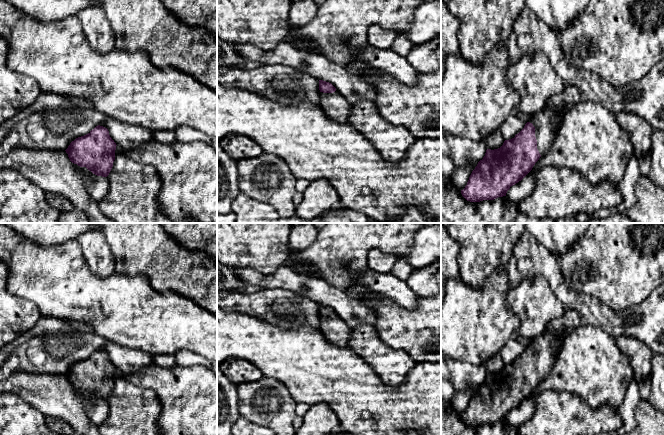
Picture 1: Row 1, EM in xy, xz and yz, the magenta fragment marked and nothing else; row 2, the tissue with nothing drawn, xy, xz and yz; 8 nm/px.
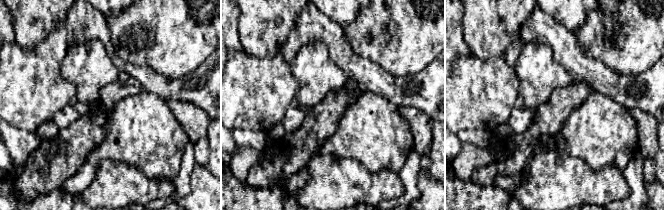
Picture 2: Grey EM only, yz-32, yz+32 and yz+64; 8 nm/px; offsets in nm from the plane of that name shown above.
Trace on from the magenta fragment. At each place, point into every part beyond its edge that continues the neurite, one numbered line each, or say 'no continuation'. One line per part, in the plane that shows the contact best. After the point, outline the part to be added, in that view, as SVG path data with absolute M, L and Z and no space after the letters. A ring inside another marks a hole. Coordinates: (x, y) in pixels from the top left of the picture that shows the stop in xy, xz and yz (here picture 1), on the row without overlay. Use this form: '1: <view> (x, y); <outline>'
1: yz (546, 345); M545 330L541 335L530 342L529 346L535 351L537 373L541 380L551 371L558 349L568 331L569 330L563 330L558 334L552 334L550 331Z

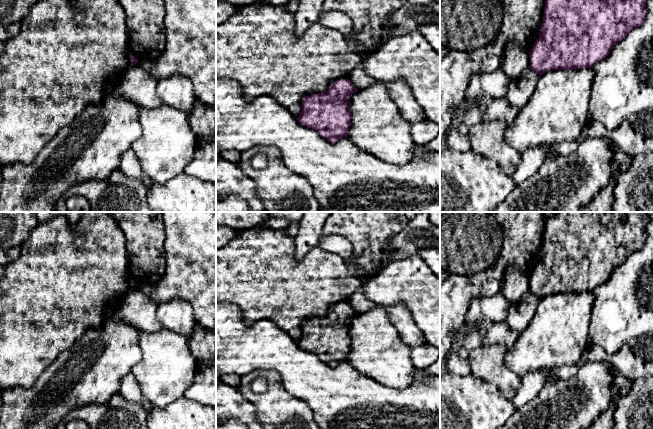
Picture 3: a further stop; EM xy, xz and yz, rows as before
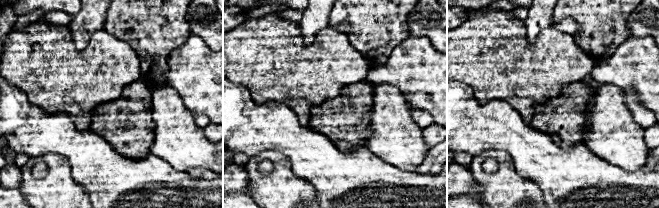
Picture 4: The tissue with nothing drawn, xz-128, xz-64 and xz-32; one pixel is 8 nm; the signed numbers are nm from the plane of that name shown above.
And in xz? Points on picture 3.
no continuation

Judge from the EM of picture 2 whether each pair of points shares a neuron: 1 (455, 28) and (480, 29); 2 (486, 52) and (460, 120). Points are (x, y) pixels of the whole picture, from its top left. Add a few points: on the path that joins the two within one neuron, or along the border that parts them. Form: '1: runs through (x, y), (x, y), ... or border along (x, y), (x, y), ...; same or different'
1: border along (463, 10), (463, 38), (471, 50); different
2: border along (473, 54), (483, 60), (495, 59), (504, 55); different

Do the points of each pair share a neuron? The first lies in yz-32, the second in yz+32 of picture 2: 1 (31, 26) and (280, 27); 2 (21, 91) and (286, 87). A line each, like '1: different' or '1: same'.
1: same
2: same

